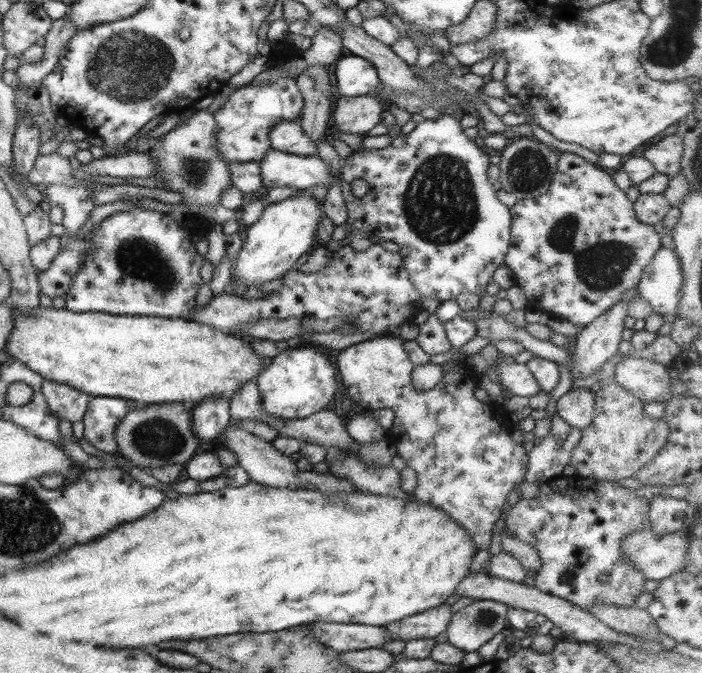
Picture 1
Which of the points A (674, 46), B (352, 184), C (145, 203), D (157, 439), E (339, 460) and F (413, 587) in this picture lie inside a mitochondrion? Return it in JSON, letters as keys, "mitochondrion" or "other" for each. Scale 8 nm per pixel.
{"A":"mitochondrion","B":"other","C":"other","D":"mitochondrion","E":"mitochondrion","F":"other"}

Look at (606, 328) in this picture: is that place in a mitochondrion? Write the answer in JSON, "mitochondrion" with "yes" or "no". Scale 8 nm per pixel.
{"mitochondrion":"no"}

